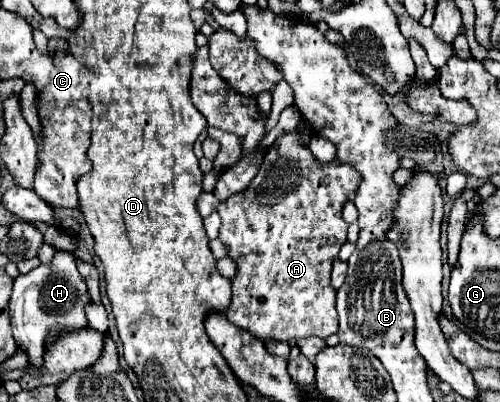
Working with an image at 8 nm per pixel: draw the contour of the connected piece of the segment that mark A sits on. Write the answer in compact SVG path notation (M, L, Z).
M291 131L285 133L283 137L277 137L275 143L269 147L269 151L265 153L259 173L255 175L255 179L251 181L249 189L245 189L243 193L229 197L227 203L221 203L217 207L217 213L221 215L221 229L219 229L219 241L229 249L229 259L237 265L237 275L231 279L233 285L233 299L227 311L227 319L229 323L237 325L243 331L249 331L251 335L255 335L259 341L267 341L267 339L275 339L275 341L289 341L289 339L301 339L301 337L321 337L327 339L331 335L337 333L339 325L337 325L337 311L335 311L335 289L331 287L331 265L337 259L337 253L341 249L341 245L347 241L347 223L343 219L343 205L347 203L347 195L355 193L359 189L359 173L353 167L347 167L347 163L319 163L313 153L309 151L309 147L305 147L301 143L301 133L299 131Z

